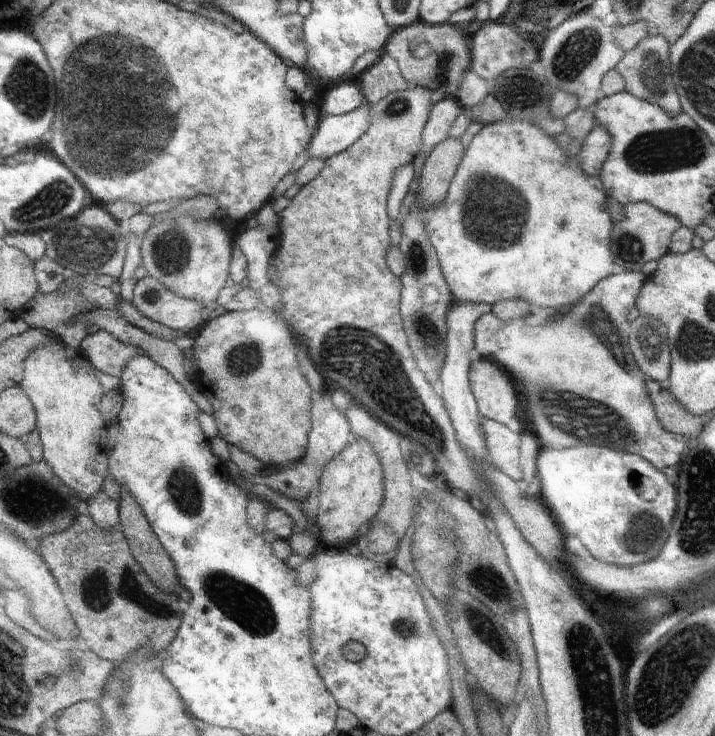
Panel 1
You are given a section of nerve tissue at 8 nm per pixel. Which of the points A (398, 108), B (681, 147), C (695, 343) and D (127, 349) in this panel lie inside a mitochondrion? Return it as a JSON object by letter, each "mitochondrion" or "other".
{"A":"mitochondrion","B":"mitochondrion","C":"mitochondrion","D":"other"}

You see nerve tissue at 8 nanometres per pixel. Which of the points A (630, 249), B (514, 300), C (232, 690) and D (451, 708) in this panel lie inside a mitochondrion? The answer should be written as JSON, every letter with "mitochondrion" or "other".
{"A":"mitochondrion","B":"other","C":"other","D":"other"}

